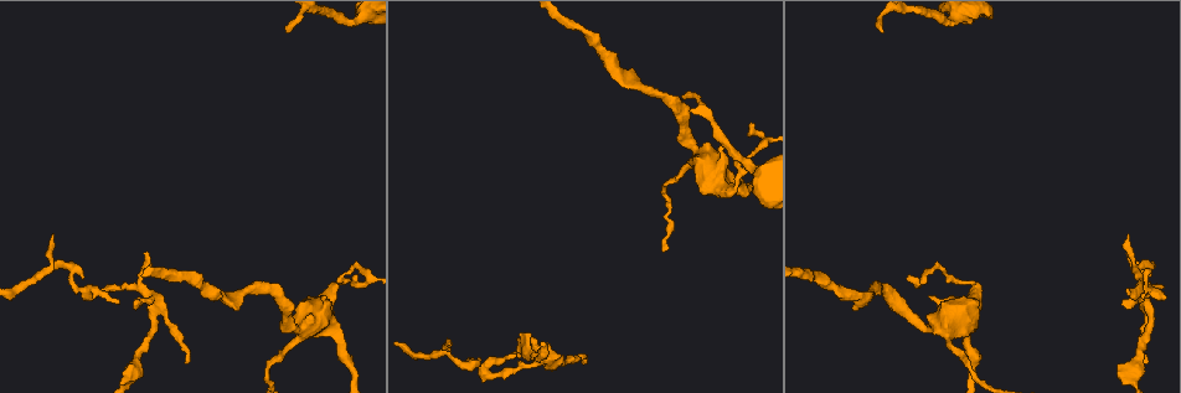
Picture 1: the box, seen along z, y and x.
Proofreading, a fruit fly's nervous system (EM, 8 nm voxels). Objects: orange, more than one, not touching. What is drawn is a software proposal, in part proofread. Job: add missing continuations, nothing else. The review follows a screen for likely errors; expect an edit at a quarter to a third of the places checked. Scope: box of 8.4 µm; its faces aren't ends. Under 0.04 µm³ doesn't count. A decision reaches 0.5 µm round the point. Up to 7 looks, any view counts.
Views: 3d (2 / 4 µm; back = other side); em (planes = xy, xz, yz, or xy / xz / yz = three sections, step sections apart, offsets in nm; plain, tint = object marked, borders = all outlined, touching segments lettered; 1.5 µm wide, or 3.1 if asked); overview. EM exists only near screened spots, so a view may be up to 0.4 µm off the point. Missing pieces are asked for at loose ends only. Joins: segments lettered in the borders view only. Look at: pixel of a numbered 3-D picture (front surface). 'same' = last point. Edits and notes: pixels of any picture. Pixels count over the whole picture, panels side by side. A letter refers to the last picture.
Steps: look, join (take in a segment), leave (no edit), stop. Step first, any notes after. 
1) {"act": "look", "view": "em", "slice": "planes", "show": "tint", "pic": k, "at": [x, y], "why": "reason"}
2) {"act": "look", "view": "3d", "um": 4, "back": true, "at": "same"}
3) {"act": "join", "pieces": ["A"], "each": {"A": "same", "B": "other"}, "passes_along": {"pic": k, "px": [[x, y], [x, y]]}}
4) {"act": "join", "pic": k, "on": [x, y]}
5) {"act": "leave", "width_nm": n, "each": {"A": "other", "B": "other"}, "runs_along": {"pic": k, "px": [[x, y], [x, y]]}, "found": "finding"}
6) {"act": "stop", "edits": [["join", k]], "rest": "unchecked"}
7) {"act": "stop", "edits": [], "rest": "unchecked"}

{"act": "look", "view": "em", "slice": "planes", "show": "borders", "pic": 1, "at": [147, 251], "why": "branch stops here"}

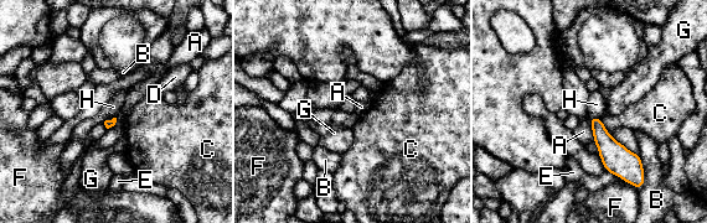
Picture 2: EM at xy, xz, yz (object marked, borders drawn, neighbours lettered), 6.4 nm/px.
{"act": "leave", "each": {"A": "other", "B": "other", "C": "other", "D": "other", "E": "other", "F": "other", "G": "other", "H": "other"}, "found": "none of them fits"}

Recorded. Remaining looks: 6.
{"act": "look", "view": "em", "slice": "planes", "show": "borders", "pic": 1, "at": [582, 362], "why": "thin end"}

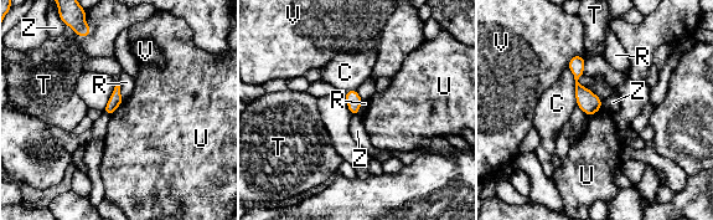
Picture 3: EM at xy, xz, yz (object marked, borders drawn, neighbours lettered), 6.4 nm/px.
{"act": "leave", "width_nm": 90, "longest_contact_nm": ["C", 260], "each": {"C": "other", "R": "other", "T": "other", "U": "other", "V": "other", "Z": "other"}, "found": "none of them fits"}

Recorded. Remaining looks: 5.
{"act": "look", "view": "em", "um": 3.1, "slice": "yz", "step": 16, "show": "borders", "pic": 1, "at": [290, 31], "why": "thin end"}

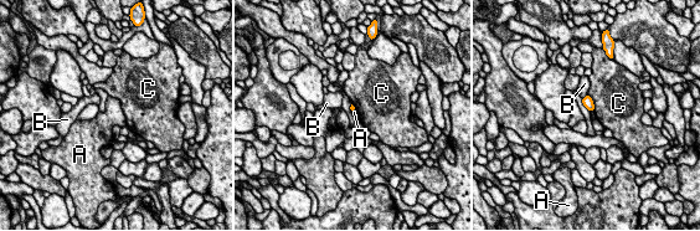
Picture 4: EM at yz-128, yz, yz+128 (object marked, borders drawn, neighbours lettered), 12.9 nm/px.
{"act": "look", "view": "em", "um": 3.1, "slice": "planes", "show": "borders", "at": "same", "why": "another direction"}

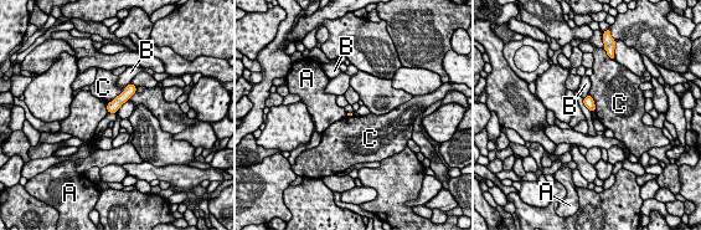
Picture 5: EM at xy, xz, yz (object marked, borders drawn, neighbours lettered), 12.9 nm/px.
{"act": "leave", "each": {"A": "other", "B": "other", "C": "other"}, "border": {"pic": 5, "px": [[588, 93], [593, 100], [596, 111]]}, "found": "no lettered segment goes on from it"}

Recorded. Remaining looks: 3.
{"act": "stop", "edits": [], "rest": "unchecked"}

